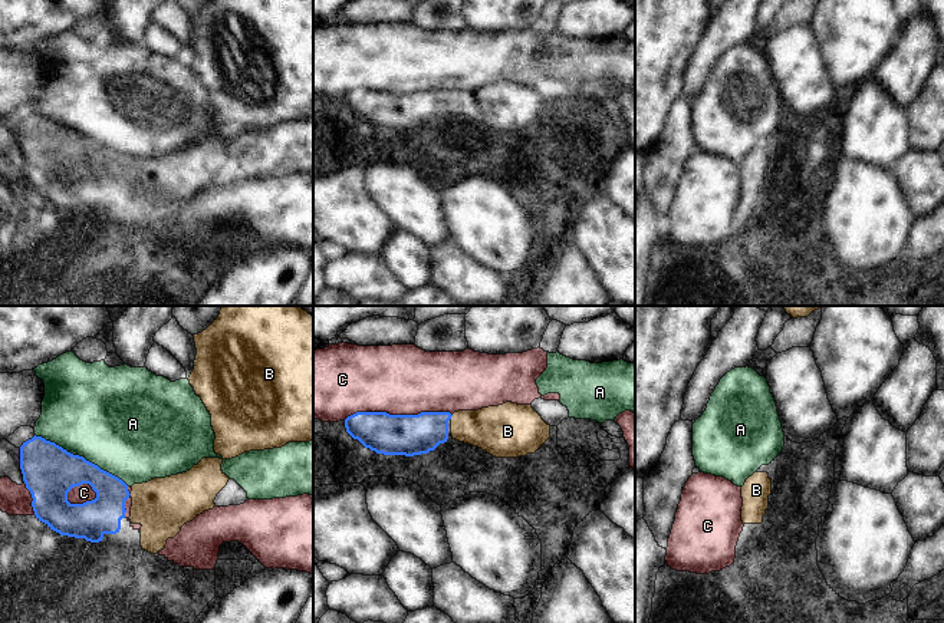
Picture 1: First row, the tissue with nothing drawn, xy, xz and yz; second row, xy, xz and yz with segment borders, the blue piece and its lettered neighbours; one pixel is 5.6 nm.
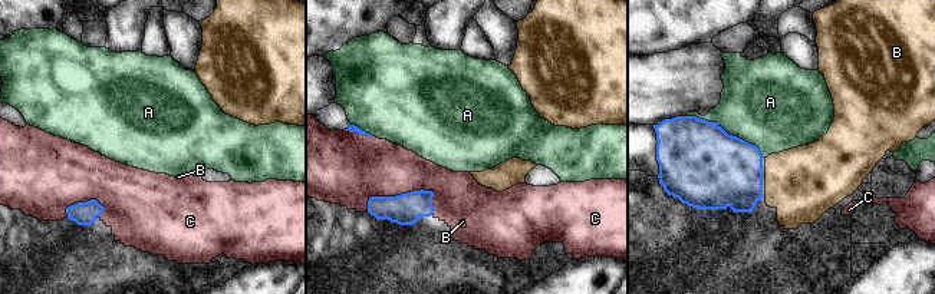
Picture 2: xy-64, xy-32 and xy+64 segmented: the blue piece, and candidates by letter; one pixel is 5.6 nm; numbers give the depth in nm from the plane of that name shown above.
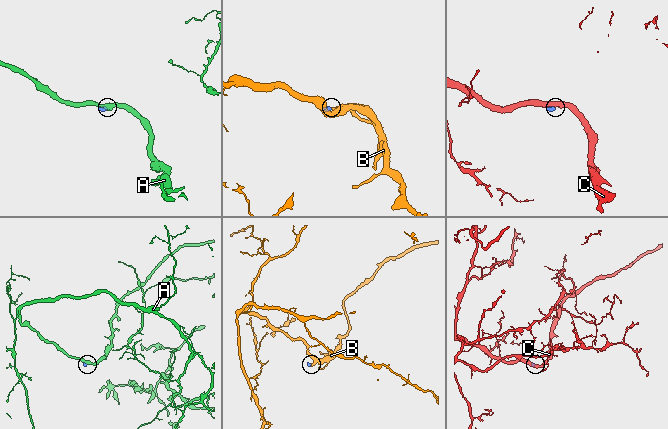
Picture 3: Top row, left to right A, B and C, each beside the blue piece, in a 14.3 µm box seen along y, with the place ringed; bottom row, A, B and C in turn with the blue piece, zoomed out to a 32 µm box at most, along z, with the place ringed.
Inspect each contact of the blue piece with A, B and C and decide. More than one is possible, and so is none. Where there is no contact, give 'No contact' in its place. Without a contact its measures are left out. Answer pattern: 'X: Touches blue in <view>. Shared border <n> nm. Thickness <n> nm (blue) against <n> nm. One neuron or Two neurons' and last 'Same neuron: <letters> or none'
A: Touches blue in xy. Shared border 600 nm. Thickness 300 nm (blue) against 500 nm. Two neurons
B: Touches blue in xz. Shared border 30 nm. Thickness 220 nm (blue) against 260 nm. One neuron
C: Touches blue in xz. Shared border 600 nm. Thickness 220 nm (blue) against 400 nm. Two neurons
Same neuron: B.

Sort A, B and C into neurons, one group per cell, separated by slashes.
A / B / C

